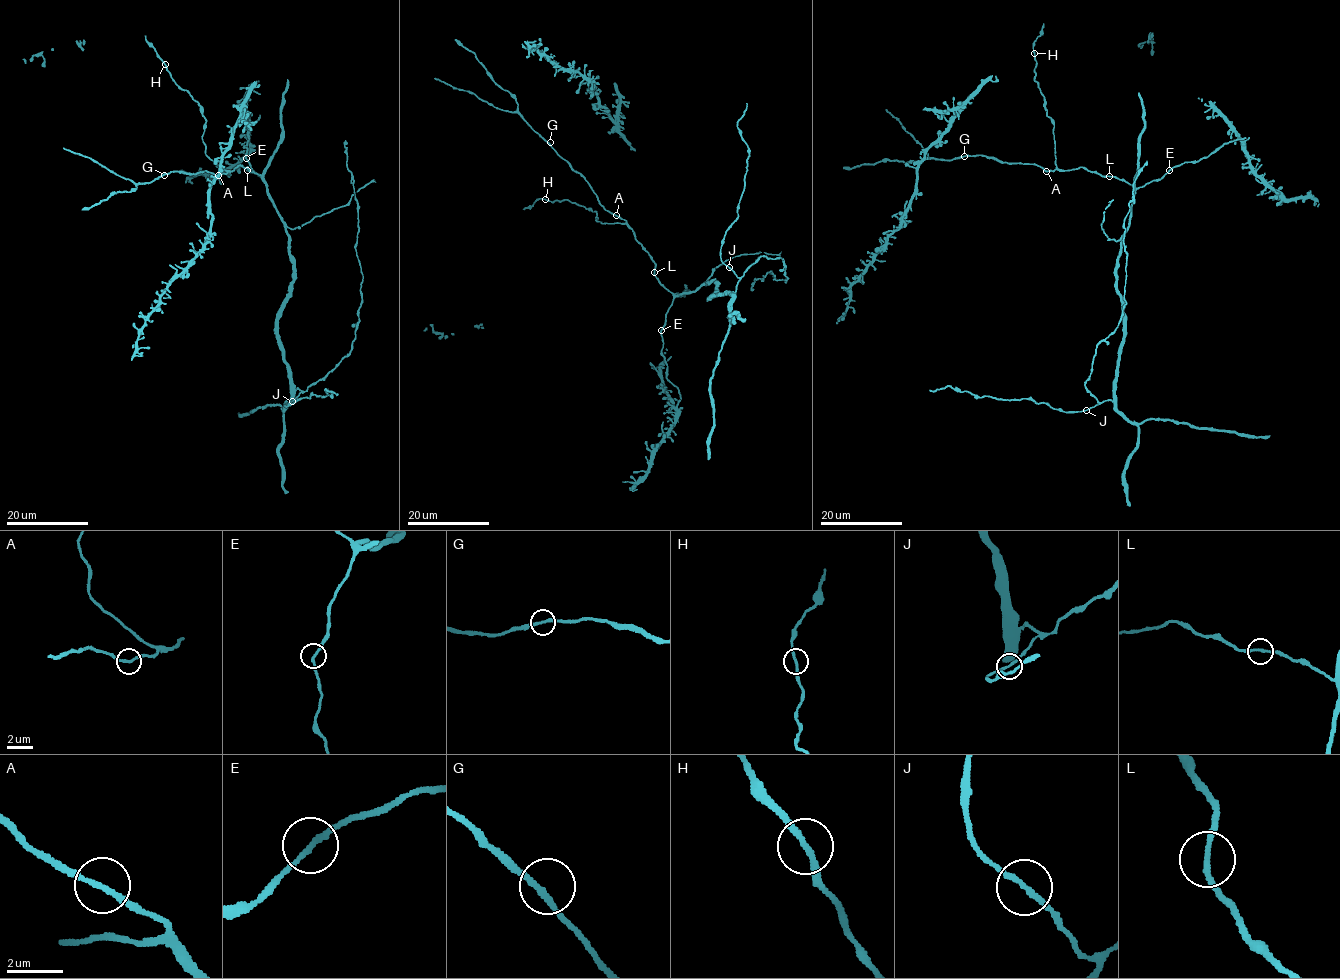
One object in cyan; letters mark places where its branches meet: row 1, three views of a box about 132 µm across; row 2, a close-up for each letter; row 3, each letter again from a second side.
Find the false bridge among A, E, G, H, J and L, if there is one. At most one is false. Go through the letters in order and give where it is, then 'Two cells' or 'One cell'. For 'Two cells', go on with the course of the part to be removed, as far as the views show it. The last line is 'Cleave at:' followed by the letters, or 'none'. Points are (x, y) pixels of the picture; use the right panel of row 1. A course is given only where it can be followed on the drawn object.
A: Place: (1046, 171). One cell
E: Place: (1169, 170). One cell
G: Place: (964, 156). One cell
H: Place: (1034, 53). One cell
J: Place: (1086, 410). One cell
L: Place: (1109, 176). One cell
Cleave at: none

